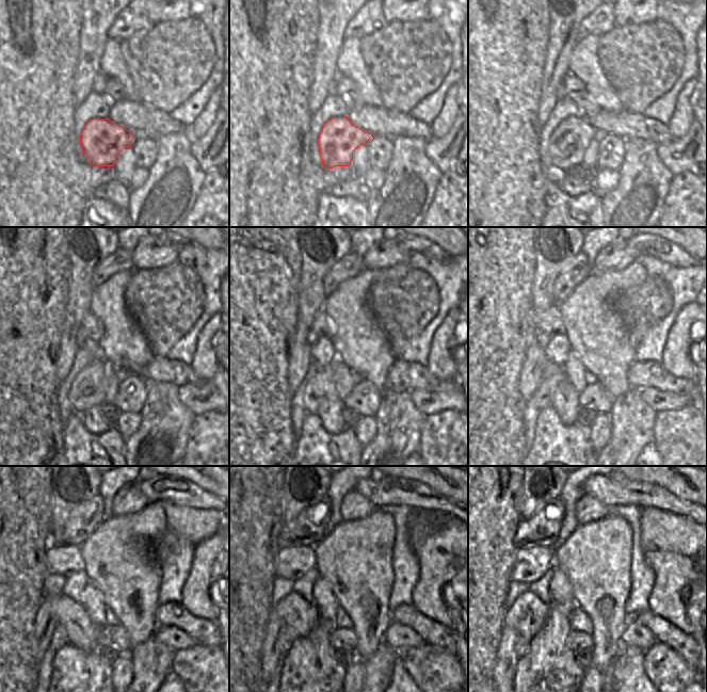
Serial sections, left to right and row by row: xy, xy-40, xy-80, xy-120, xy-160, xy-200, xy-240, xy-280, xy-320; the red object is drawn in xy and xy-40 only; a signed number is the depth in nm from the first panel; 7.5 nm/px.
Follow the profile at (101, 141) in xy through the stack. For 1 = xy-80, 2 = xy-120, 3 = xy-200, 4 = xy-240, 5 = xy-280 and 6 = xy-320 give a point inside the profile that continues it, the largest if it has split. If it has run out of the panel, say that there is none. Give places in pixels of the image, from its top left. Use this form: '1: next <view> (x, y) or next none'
1: next xy-80 (568, 142)
2: next xy-120 (89, 387)
3: next xy-200 (540, 400)
4: next xy-240 (59, 640)
5: next xy-280 (286, 645)
6: next xy-320 (521, 645)

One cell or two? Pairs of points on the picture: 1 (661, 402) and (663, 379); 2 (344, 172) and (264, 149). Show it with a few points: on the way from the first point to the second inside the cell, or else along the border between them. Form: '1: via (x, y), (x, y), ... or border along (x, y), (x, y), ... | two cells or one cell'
1: border along (639, 389), (658, 388), (663, 391), (687, 395) | two cells
2: via (324, 178), (293, 178), (285, 170) | one cell

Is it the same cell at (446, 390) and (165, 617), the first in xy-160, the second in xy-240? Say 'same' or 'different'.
different

